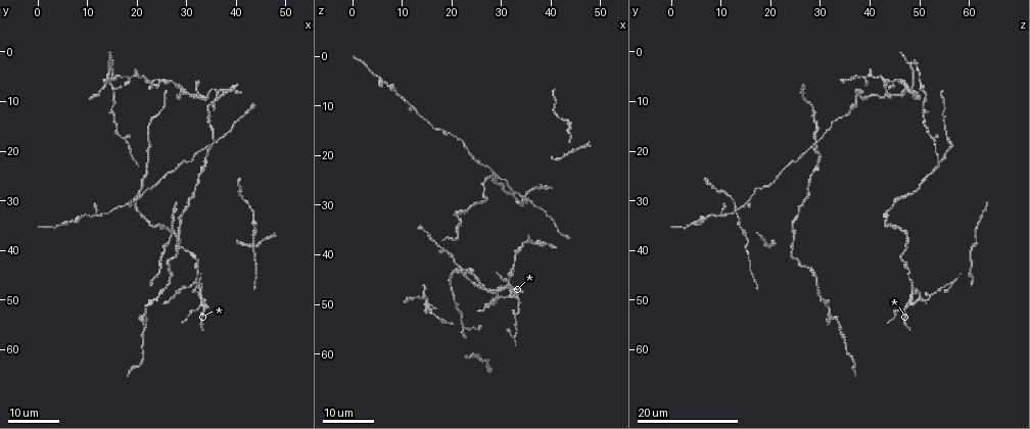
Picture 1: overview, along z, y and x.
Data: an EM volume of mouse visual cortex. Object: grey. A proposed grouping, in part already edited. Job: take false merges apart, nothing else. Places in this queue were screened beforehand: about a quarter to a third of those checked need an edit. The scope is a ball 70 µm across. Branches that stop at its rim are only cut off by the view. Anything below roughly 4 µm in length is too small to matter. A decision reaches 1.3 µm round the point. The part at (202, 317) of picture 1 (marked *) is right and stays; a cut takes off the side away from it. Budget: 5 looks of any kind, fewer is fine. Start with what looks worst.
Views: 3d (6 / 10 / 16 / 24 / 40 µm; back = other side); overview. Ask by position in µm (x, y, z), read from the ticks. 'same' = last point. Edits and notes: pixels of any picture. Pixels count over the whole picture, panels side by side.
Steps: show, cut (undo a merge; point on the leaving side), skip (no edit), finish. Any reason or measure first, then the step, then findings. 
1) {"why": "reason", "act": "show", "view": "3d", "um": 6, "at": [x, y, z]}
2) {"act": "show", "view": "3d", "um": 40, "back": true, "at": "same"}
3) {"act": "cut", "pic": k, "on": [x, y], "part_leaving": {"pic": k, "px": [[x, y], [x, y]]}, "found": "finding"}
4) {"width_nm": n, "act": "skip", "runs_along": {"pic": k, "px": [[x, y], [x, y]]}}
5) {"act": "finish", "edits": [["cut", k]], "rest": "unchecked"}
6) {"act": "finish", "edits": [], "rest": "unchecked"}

{"why": "three arms meet", "act": "show", "view": "3d", "um": 16, "at": [35.0, 18.0, 29.5]}

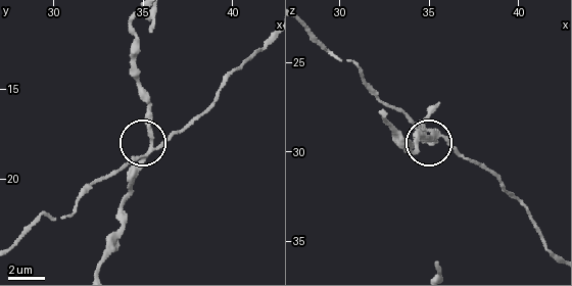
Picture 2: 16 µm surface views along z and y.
{"act": "show", "view": "3d", "um": 10, "at": [35.4, 18.2, 29.0]}

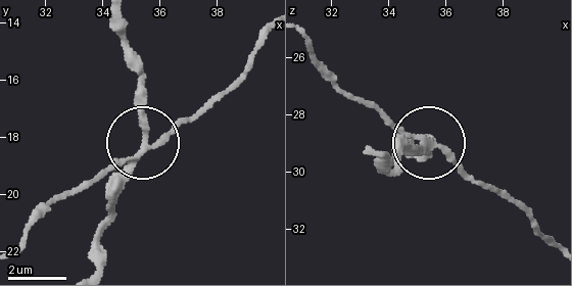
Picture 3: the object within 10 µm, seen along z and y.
{"side_arm_um": 16, "arms": 3, "act": "cut", "pic": 3, "on": [172, 133], "found": "a second neuron is stuck on"}

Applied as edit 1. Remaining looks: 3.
{"act": "show", "view": "overview"}

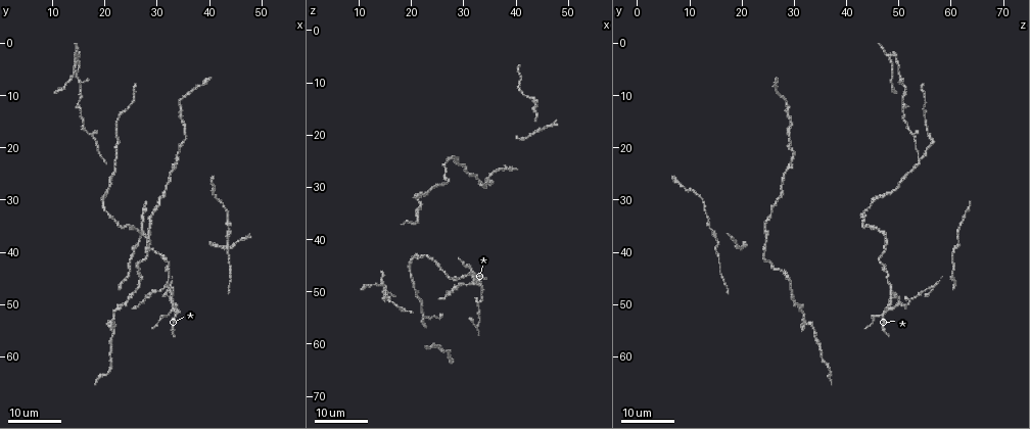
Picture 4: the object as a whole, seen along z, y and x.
{"why": "arms part here", "act": "show", "view": "3d", "um": 24, "at": [22.5, 23.0, 53.5]}

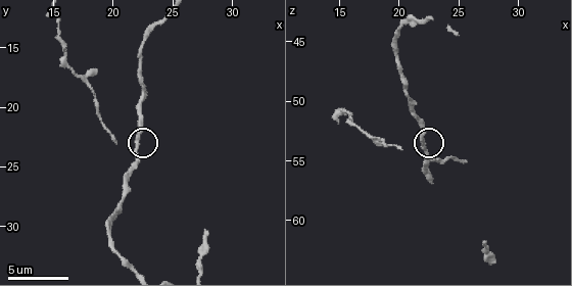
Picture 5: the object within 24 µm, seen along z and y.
{"act": "show", "view": "3d", "um": 6, "at": [22.0, 22.6, 54.0]}

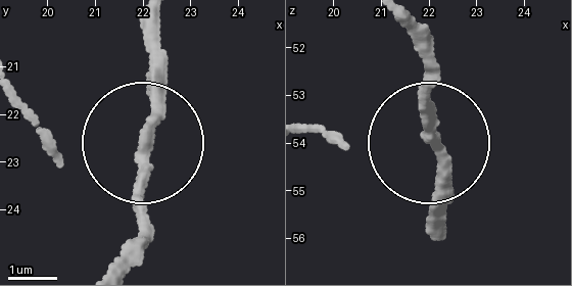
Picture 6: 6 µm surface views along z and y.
{"arms": 3, "act": "skip", "runs_along": {"pic": 6, "px": [[398, 21], [423, 70], [435, 237]]}, "found": "all the same neuron"}

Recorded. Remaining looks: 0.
{"act": "finish", "edits": [["cut", 3]], "rest": "unchecked"}

